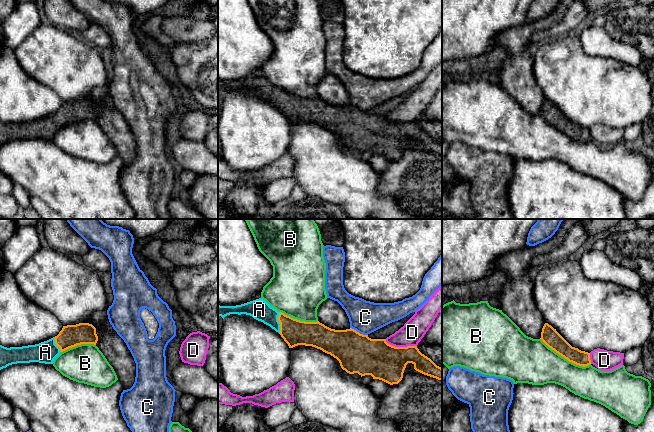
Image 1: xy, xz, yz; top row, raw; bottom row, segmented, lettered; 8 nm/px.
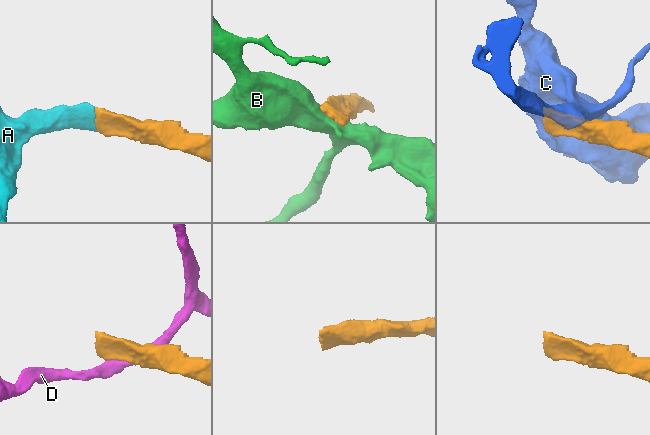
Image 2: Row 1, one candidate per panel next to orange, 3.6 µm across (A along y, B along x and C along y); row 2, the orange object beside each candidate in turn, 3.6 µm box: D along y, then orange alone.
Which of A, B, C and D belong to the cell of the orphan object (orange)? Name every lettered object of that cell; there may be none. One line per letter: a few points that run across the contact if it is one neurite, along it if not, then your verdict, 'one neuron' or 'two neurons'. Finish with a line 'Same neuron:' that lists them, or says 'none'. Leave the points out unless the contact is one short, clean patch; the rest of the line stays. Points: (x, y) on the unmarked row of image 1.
A: line xz (294, 108), (279, 98), (259, 85); one neuron
B: two neurons
C: line xz (350, 103), (367, 111); two neurons
D: two neurons
Same neuron: A

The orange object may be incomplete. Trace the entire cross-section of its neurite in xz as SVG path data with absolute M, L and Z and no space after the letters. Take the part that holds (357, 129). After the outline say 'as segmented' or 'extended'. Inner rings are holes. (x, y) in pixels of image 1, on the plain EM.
M261 74L236 82L218 81L218 92L224 95L230 90L250 91L270 102L281 111L289 124L298 121L312 122L330 130L339 137L341 144L349 150L358 149L361 153L371 151L373 155L379 155L393 161L402 156L406 141L412 139L416 147L442 157L442 144L422 130L417 122L395 123L388 120L386 115L371 115L368 111L360 110L352 104L335 106L319 97L300 97L277 87Z; extended

